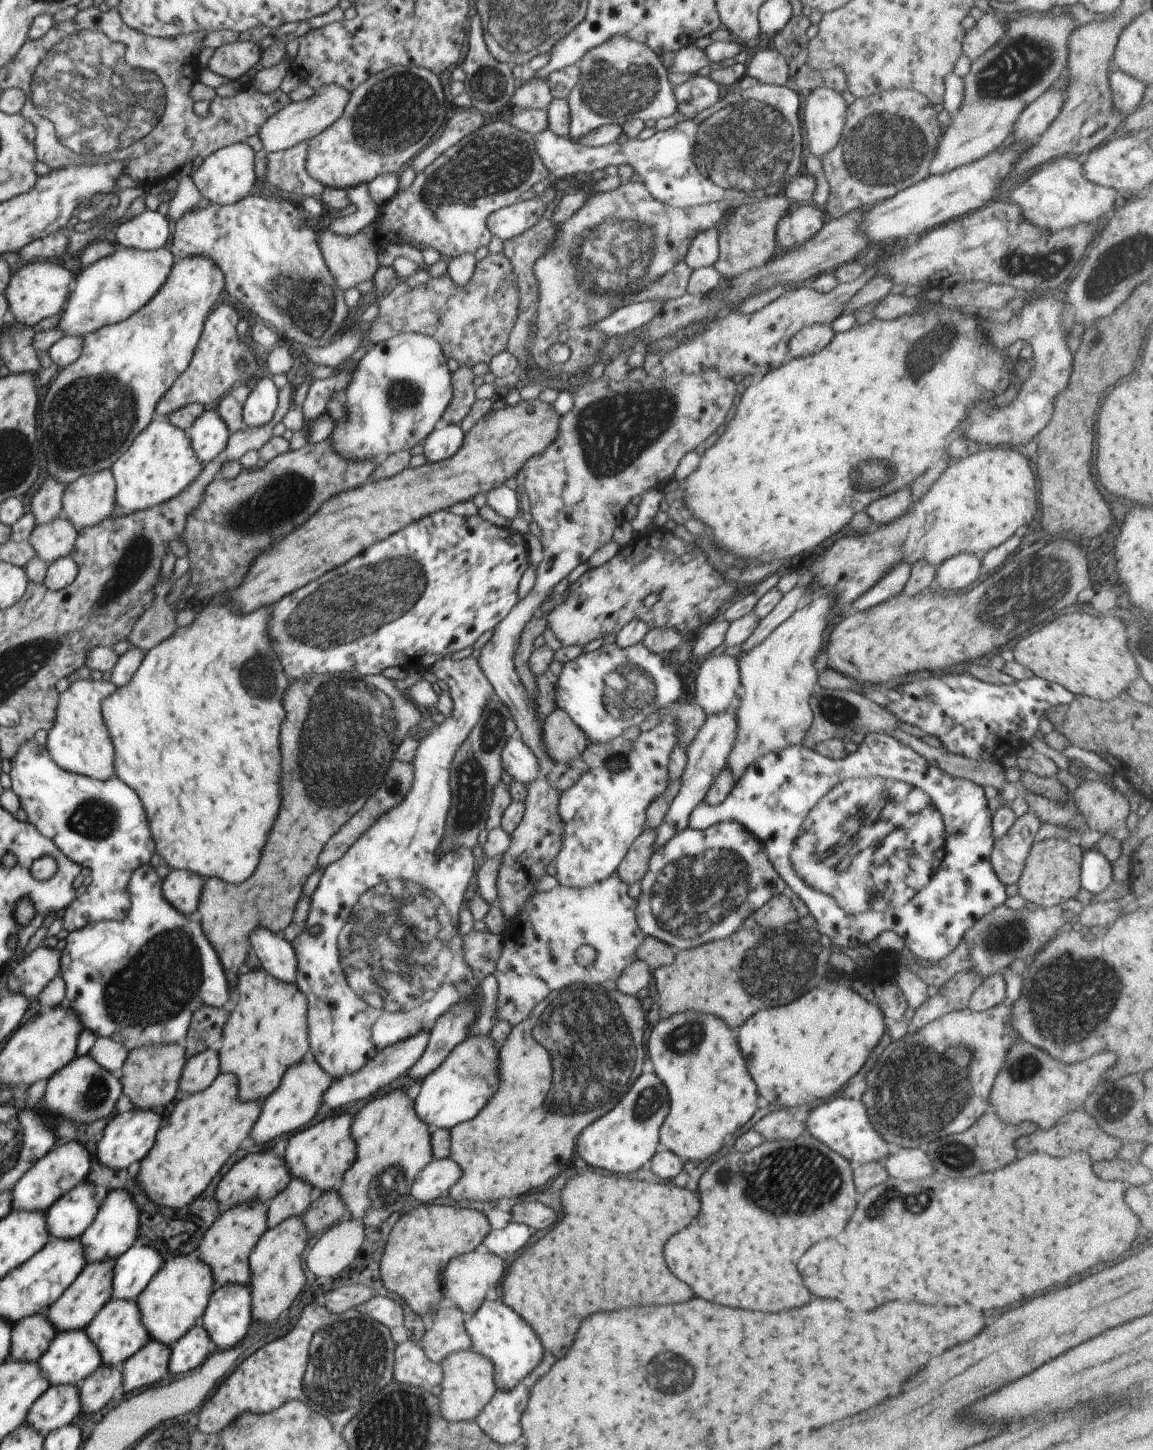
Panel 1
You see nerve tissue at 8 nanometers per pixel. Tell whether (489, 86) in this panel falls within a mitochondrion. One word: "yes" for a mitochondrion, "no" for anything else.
yes

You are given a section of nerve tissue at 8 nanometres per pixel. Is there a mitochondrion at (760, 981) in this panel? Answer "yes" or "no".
yes

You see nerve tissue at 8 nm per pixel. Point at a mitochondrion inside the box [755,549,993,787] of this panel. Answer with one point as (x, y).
(836, 711)

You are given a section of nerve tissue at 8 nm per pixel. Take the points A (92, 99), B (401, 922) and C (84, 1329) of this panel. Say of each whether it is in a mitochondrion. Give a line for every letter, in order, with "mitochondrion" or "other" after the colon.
A: mitochondrion
B: mitochondrion
C: other

